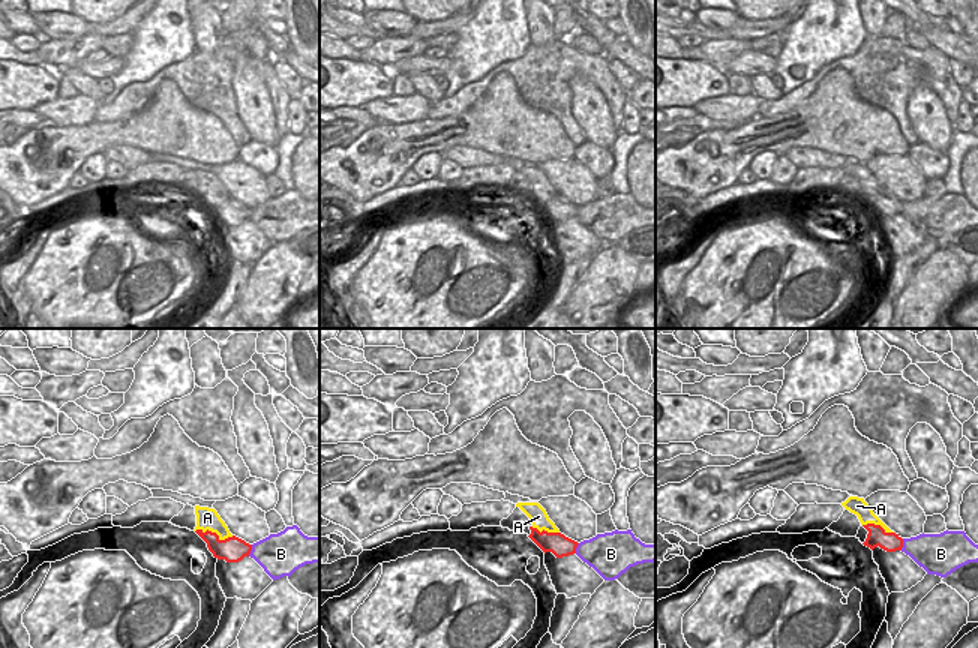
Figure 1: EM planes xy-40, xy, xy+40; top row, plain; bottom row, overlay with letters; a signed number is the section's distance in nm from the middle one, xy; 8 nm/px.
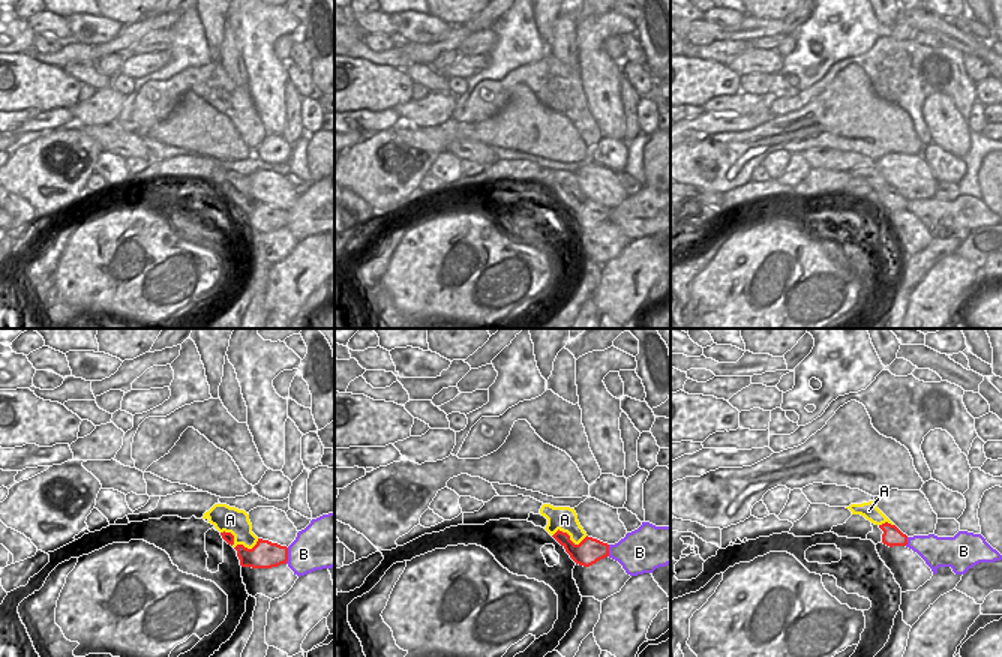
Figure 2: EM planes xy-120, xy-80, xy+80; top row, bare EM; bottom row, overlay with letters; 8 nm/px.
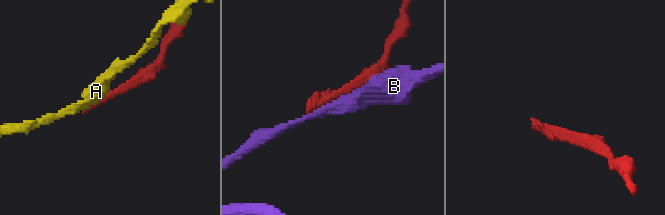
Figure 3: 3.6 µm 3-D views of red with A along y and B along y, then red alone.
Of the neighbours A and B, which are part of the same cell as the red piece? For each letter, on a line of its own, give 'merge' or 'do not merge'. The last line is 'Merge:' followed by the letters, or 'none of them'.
A: do not merge
B: do not merge
Merge: none of them

